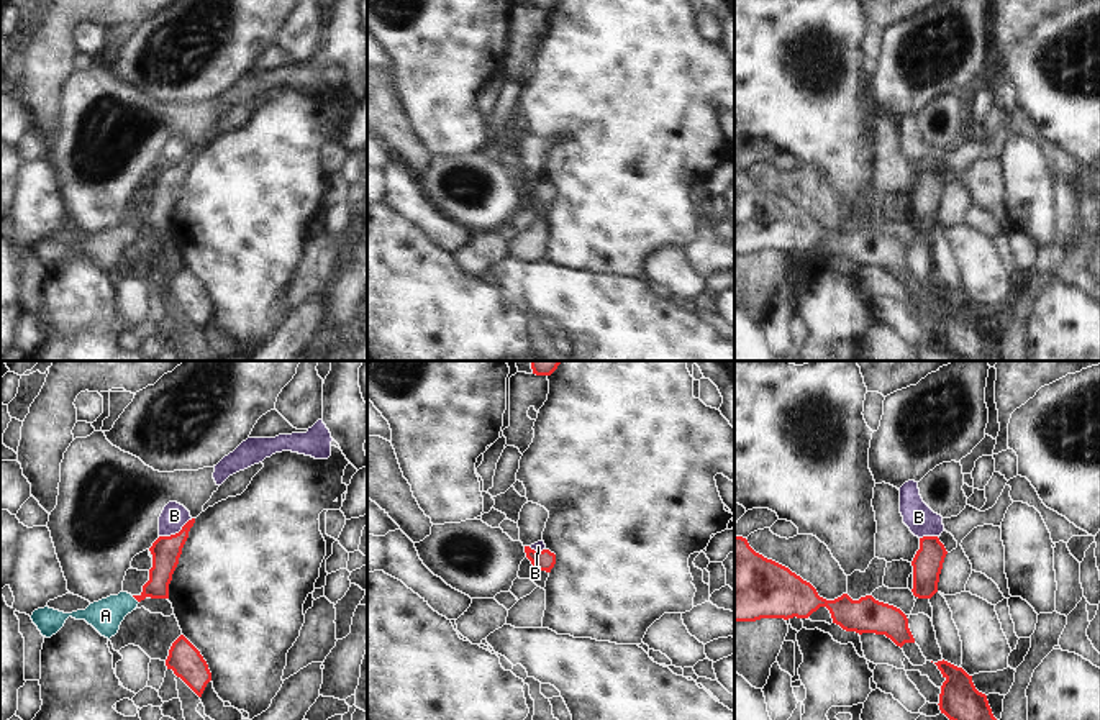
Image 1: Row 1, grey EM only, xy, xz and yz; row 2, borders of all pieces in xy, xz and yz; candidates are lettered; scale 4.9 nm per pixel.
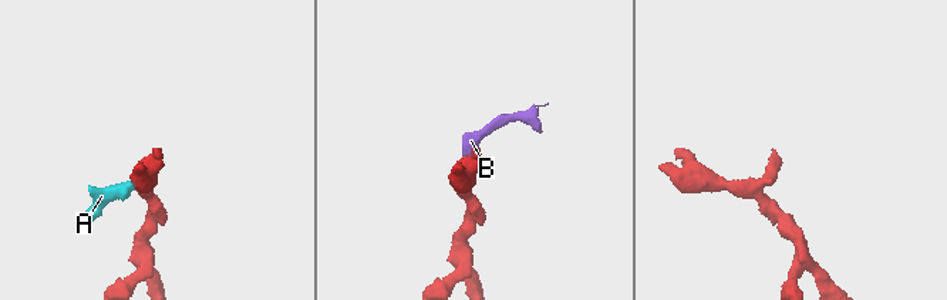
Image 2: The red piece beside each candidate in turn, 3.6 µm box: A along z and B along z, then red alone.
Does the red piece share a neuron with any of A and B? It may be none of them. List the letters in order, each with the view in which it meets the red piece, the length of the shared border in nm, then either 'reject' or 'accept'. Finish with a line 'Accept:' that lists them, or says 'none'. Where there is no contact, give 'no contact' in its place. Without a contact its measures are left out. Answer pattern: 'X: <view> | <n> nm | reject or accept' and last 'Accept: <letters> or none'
A: xy | 50 nm | accept
B: xy | 190 nm | reject
Accept: A

